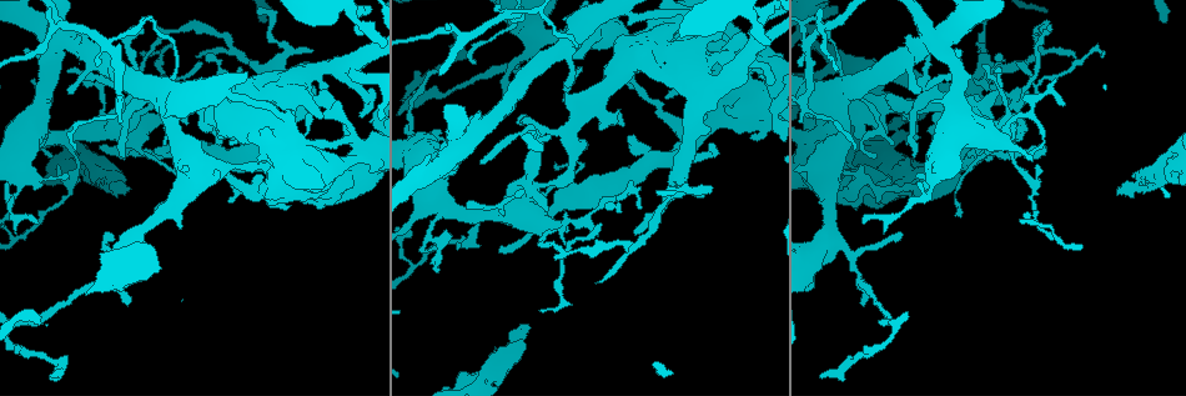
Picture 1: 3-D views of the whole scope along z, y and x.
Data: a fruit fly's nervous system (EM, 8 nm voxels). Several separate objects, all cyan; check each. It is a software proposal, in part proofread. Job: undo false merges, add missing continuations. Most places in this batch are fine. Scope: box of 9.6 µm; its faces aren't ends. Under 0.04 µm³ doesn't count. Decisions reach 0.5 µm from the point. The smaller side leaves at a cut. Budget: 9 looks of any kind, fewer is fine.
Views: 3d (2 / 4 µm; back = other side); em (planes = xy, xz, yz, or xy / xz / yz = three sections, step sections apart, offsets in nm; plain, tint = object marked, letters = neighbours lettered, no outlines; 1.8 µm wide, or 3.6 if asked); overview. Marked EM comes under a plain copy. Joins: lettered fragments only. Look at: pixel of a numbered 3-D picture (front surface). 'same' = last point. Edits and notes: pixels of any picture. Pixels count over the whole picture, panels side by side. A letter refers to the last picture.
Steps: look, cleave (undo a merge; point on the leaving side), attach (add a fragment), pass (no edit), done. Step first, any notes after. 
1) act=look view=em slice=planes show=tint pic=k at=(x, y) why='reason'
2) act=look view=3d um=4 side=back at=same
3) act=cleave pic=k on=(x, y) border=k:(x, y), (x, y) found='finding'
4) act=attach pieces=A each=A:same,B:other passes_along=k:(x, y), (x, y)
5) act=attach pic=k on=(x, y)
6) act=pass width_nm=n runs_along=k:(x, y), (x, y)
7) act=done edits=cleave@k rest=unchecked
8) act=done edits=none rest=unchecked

act=look view=em slice=planes show=tint pic=1 at=(55, 40) why='four-way junction'

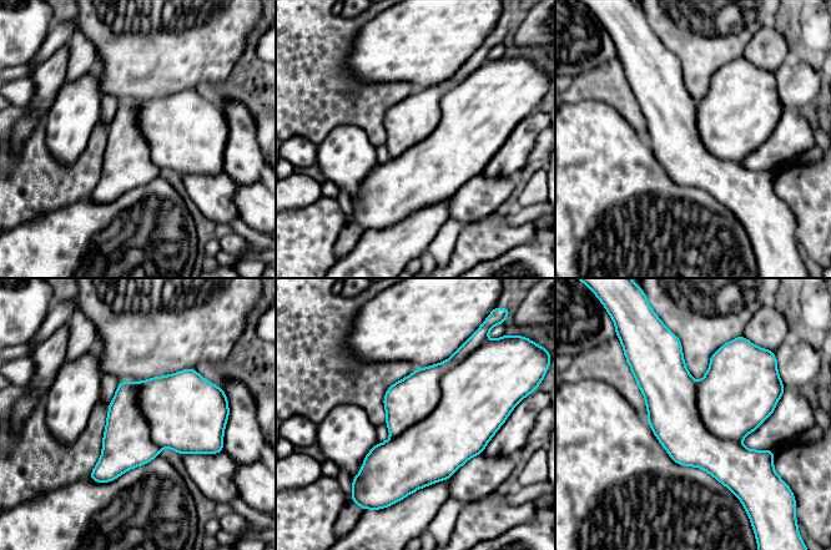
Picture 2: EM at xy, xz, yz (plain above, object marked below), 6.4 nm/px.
act=look view=em slice=planes show=letters at=same why='what lies round it'

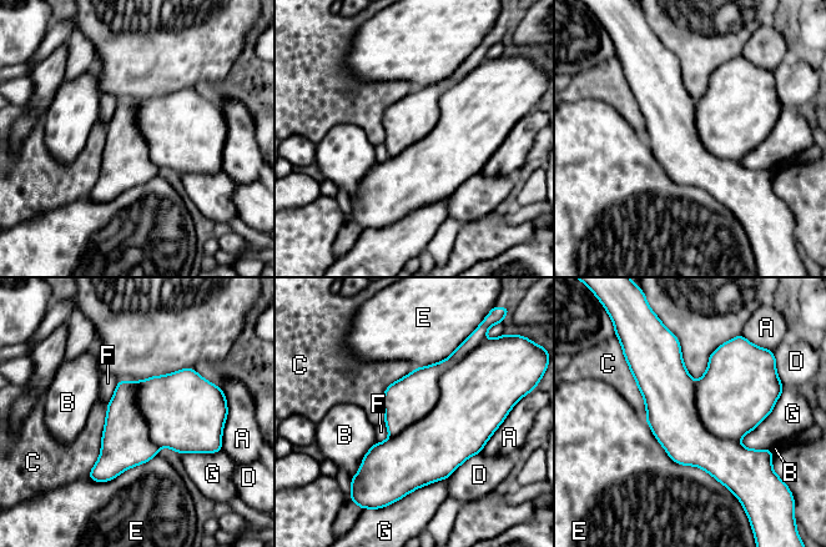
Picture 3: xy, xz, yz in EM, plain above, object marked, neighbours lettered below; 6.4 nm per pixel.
act=cleave pic=3 on=(476, 395) each=A:other,B:other,C:other,D:other,E:other,F:other,G:other found='a second cell is stuck on'

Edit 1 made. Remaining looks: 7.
act=look view=overview why='redraw'

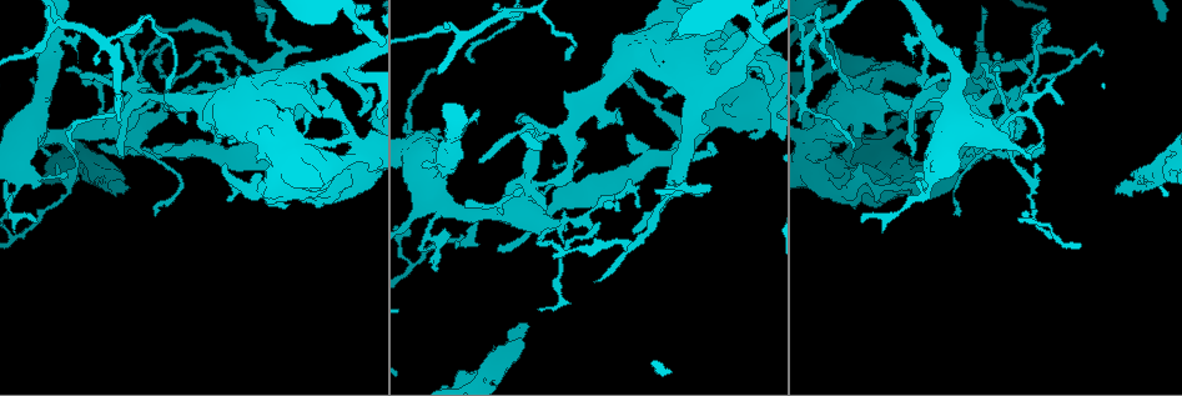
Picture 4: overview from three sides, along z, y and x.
act=look view=em slice=yz step=16 show=tint pic=4 at=(929, 92) why='abrupt turn'

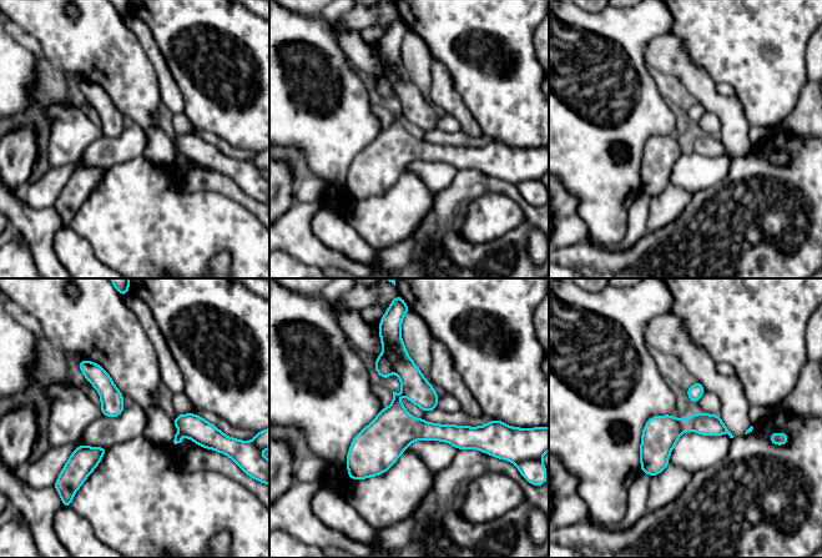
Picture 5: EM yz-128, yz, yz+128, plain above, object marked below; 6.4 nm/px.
act=look view=em slice=planes show=tint at=same why='cut it another way'

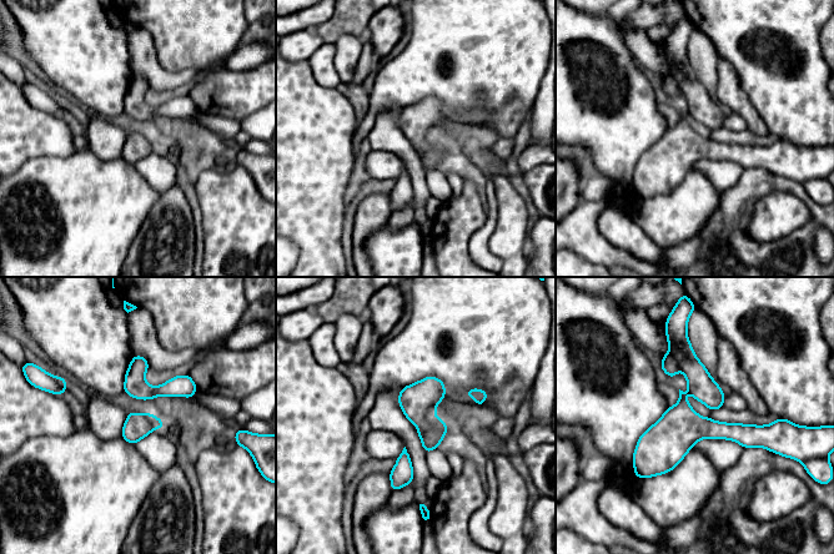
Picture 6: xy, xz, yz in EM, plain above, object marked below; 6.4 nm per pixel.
act=look view=em slice=planes show=letters at=same why='see the neighbours'

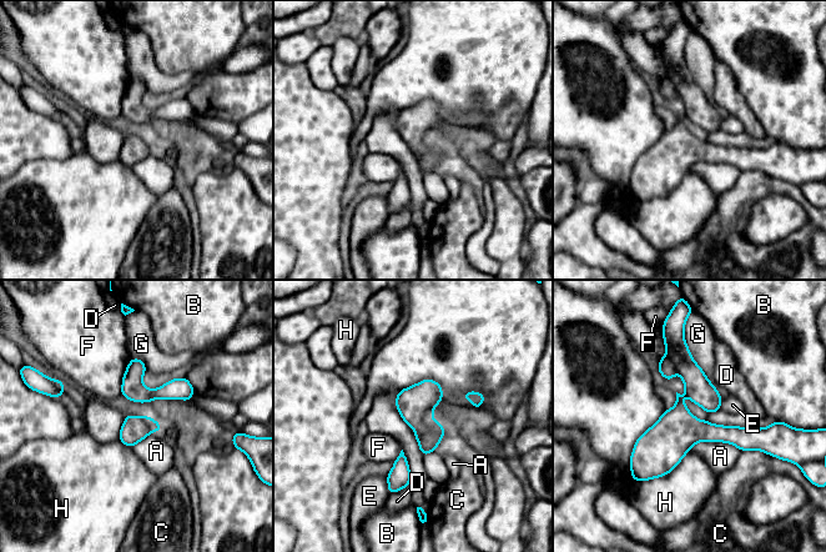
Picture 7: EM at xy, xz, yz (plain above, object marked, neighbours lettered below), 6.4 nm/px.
act=cleave pic=7 on=(698, 387) longest_contact=H:400nm each=A:other,B:other,C:other,D:other,E:other,F:other,G:other,H:other part_leaving=7:(670, 349), (716, 407) found='two cells meet here'

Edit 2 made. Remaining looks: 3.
act=look view=3d um=4 pic=4 at=(356, 175) why='touches itself'

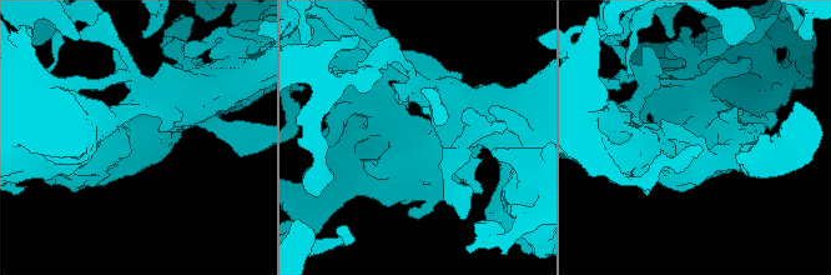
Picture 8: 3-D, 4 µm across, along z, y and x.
act=look view=em um=3.6 slice=planes show=tint pic=8 at=(133, 137)

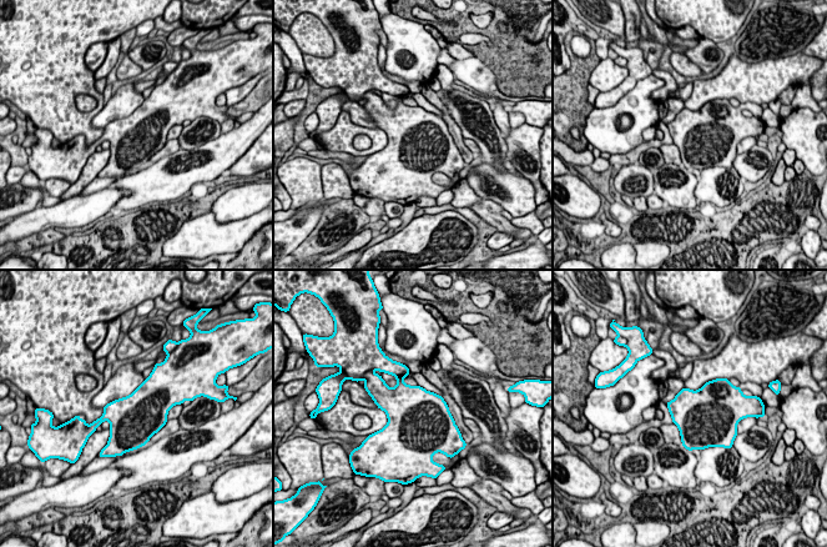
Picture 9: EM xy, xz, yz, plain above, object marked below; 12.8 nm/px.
act=look view=em um=3.6 slice=planes show=letters at=same why='see the neighbours'

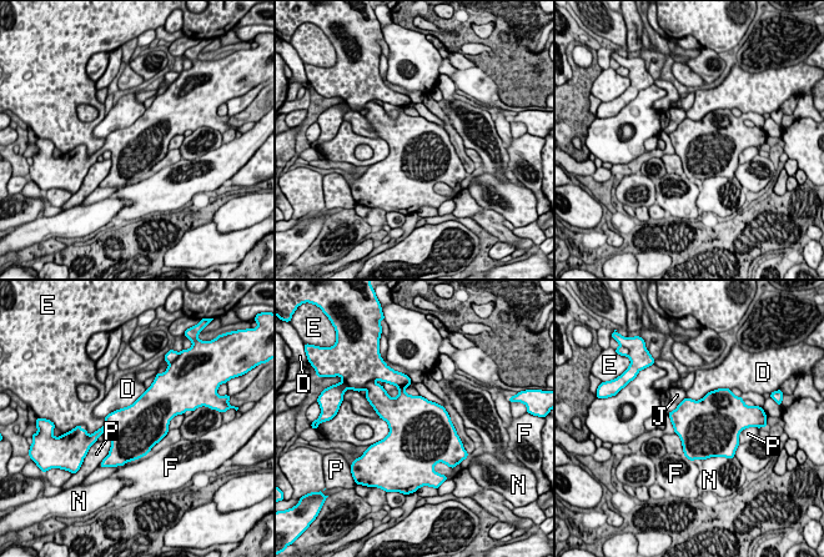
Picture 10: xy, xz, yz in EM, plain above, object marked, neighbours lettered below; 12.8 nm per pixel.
act=pass each=D:other,E:other,F:other,J:other,N:other,P:other found='all the same cell'

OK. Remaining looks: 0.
act=done edits=cleave@3,cleave@7 rest=unchecked

